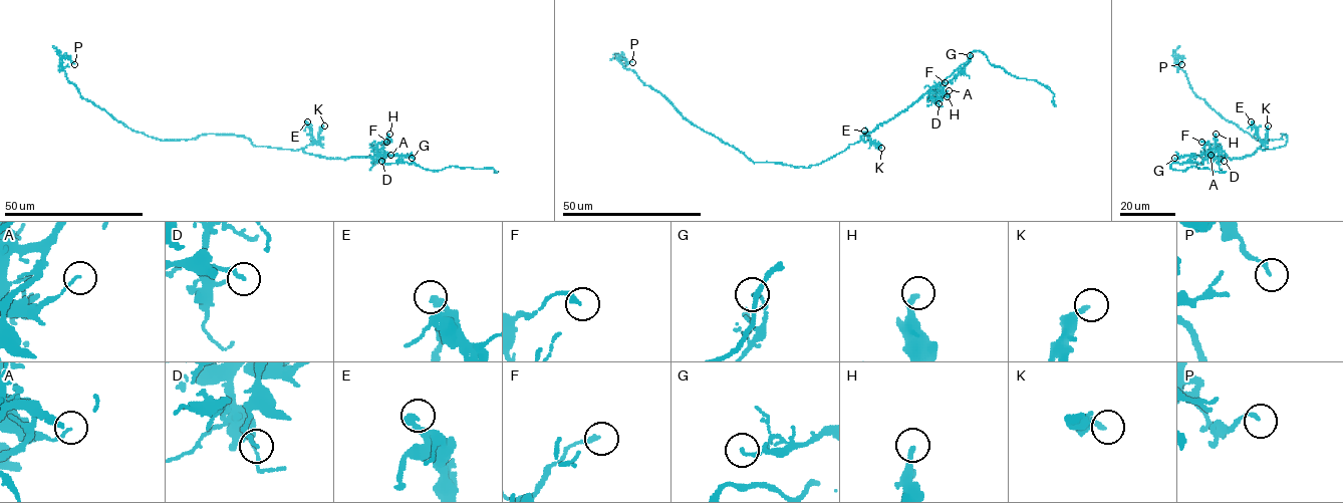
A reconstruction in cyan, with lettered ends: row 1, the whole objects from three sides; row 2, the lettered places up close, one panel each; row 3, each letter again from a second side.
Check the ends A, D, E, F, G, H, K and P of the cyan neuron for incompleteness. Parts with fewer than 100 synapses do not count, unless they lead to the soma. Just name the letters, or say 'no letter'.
no letter

